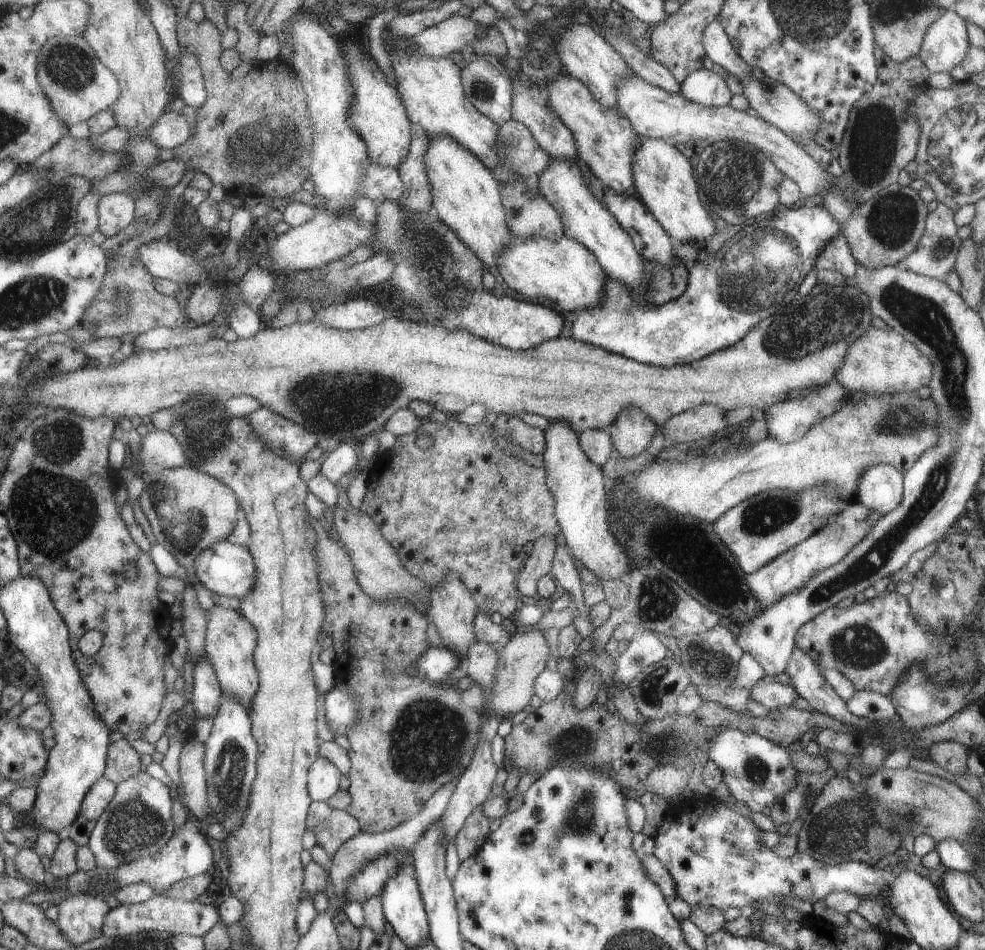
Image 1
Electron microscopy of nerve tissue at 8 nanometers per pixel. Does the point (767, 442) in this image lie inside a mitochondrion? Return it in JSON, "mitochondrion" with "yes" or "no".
{"mitochondrion":"no"}

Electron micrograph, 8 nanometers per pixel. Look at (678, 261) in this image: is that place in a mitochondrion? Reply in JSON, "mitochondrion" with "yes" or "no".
{"mitochondrion":"no"}

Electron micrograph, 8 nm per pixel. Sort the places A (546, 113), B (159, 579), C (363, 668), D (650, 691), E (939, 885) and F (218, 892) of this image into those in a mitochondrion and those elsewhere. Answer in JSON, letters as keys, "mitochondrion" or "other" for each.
{"A":"other","B":"other","C":"other","D":"mitochondrion","E":"other","F":"other"}

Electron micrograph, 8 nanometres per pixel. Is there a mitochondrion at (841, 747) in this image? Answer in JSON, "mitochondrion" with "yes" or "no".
{"mitochondrion":"no"}

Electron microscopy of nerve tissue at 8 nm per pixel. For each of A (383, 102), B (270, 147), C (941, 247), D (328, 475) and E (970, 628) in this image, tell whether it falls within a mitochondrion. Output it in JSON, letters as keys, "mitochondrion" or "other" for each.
{"A":"other","B":"mitochondrion","C":"mitochondrion","D":"other","E":"other"}

